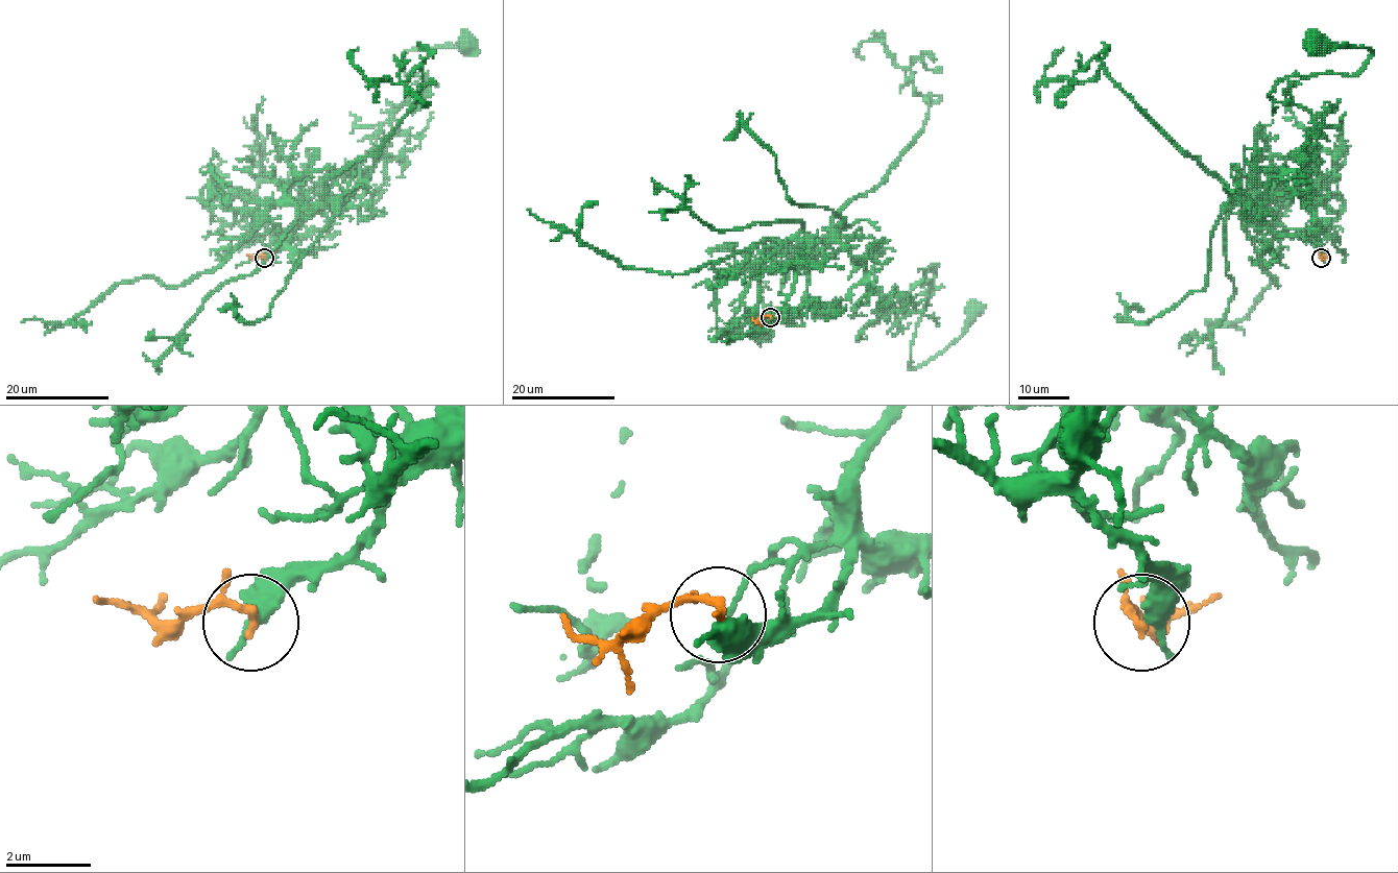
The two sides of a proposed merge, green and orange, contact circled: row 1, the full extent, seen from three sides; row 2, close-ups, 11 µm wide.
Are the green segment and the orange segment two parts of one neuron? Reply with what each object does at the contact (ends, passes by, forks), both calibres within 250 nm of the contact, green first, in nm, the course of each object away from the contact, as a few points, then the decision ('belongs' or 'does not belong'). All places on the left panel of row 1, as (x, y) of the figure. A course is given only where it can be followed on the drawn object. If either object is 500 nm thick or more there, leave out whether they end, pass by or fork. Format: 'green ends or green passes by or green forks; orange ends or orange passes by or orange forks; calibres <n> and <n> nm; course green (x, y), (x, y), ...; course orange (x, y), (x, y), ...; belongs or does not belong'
green passes by; orange passes by; calibres 400 and 150 nm; course green (264, 257), (308, 211), (348, 204), (382, 126), (427, 79), (405, 75), (405, 53), (467, 44); course orange (264, 258), (246, 253); belongs

